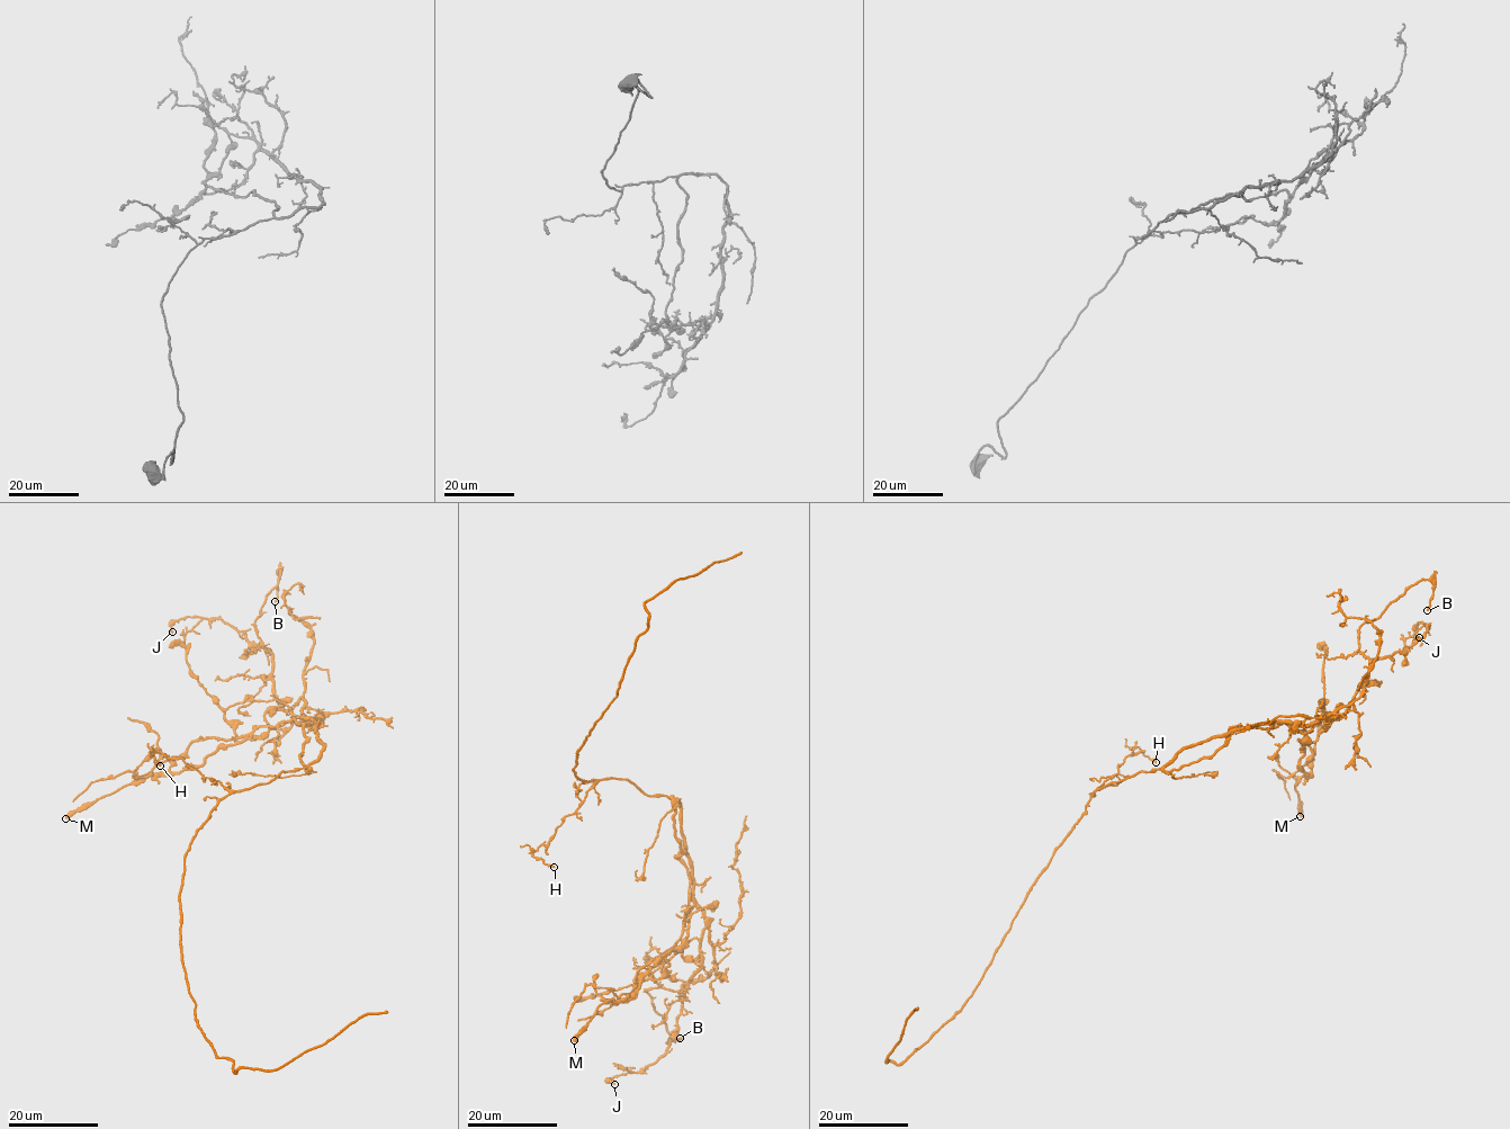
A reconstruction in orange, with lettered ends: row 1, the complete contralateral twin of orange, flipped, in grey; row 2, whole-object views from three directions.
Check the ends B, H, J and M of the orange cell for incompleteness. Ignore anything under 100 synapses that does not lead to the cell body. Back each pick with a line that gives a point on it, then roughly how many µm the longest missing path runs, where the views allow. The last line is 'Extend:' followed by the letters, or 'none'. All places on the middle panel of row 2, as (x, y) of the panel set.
Extend: none

